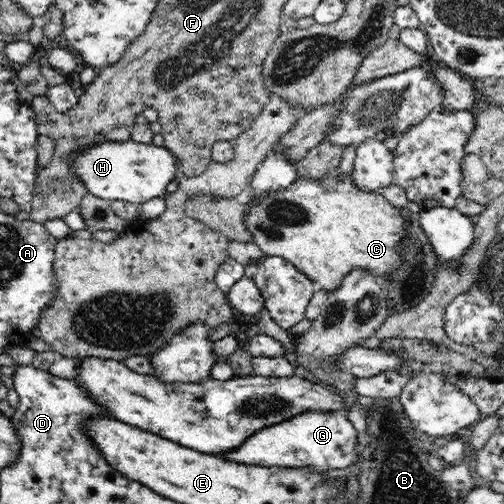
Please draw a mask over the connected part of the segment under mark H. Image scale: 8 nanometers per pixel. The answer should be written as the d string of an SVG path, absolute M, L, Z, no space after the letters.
M132 140L126 141L106 141L106 143L97 144L96 147L83 150L77 155L73 162L73 167L77 174L81 176L84 185L88 188L88 193L104 200L124 200L126 203L136 204L137 206L146 203L147 200L164 197L167 186L173 180L182 178L181 162L172 154L170 149L162 146L142 144Z

